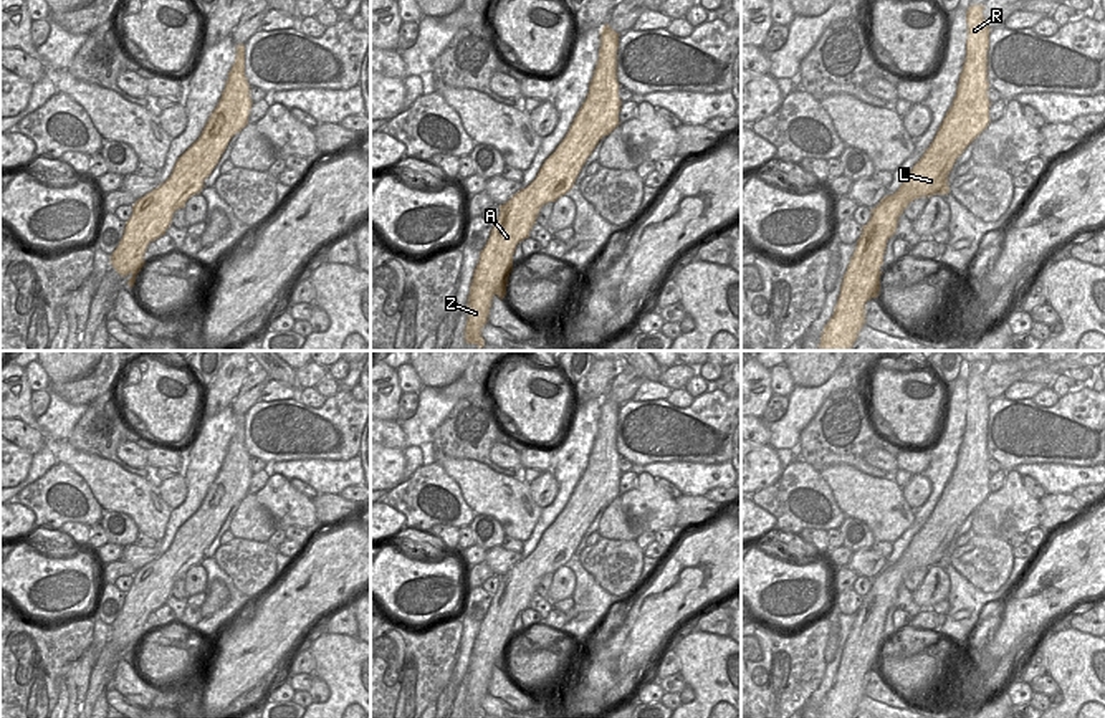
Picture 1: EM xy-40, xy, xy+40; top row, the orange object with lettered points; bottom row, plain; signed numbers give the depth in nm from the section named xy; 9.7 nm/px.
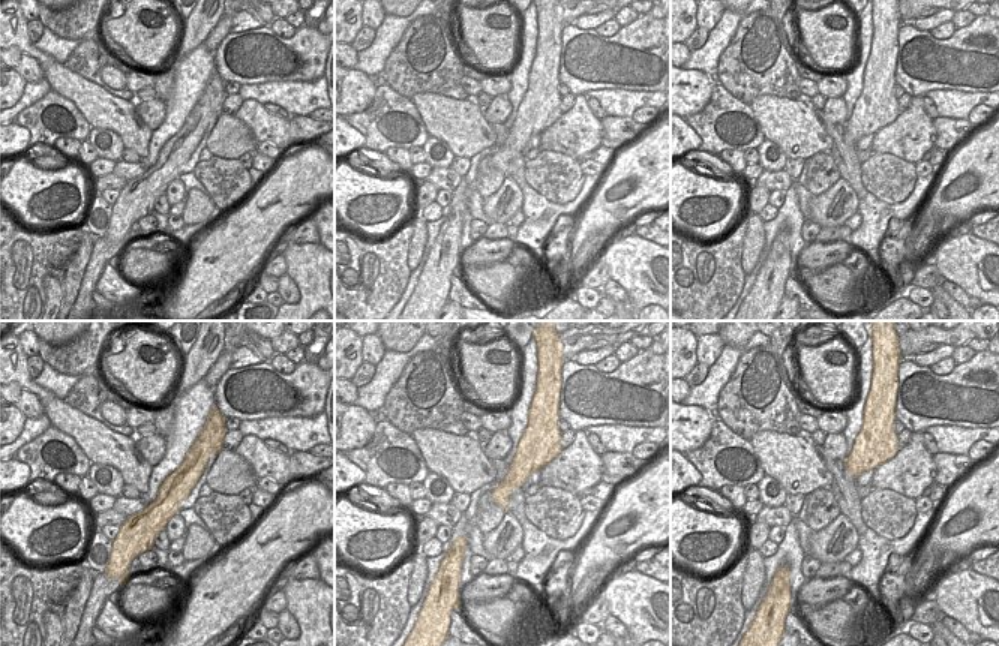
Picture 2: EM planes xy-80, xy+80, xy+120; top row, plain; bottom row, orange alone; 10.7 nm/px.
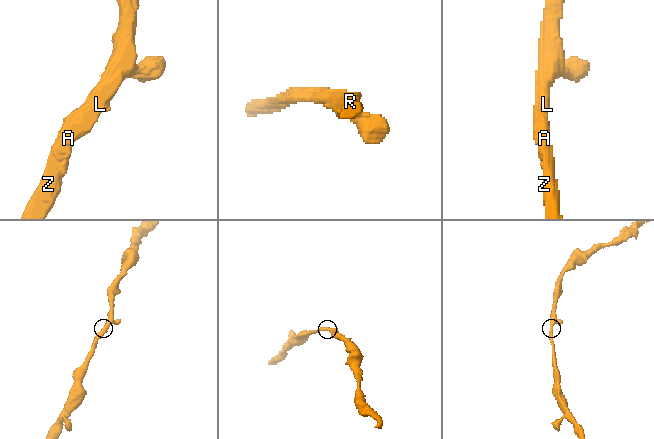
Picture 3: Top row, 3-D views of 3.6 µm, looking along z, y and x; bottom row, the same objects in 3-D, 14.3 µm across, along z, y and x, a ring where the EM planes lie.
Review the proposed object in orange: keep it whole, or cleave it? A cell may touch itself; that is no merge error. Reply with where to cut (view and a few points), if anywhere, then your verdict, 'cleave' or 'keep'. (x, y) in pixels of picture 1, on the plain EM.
no cut | keep

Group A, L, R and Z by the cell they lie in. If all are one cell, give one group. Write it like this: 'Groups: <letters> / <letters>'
Groups: A L R Z

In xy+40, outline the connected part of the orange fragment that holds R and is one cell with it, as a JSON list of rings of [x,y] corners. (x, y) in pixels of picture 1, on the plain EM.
[[[971,376],[966,382],[968,410],[966,410],[966,428],[963,442],[959,445],[956,467],[951,478],[948,480],[933,513],[925,521],[921,529],[913,536],[908,548],[903,551],[900,559],[880,571],[872,579],[872,587],[867,596],[862,597],[862,606],[857,610],[855,622],[850,629],[847,642],[842,650],[840,665],[834,680],[832,688],[824,696],[819,718],[852,718],[859,708],[859,701],[865,695],[865,673],[872,668],[878,668],[880,662],[880,637],[883,635],[883,625],[887,612],[895,606],[898,597],[898,587],[908,577],[910,572],[920,567],[931,567],[935,564],[950,564],[948,544],[951,543],[956,529],[964,519],[988,498],[989,476],[988,468],[988,419],[989,402],[984,385],[984,376]]]

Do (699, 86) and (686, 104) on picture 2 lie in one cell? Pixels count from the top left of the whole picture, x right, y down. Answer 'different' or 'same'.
same

